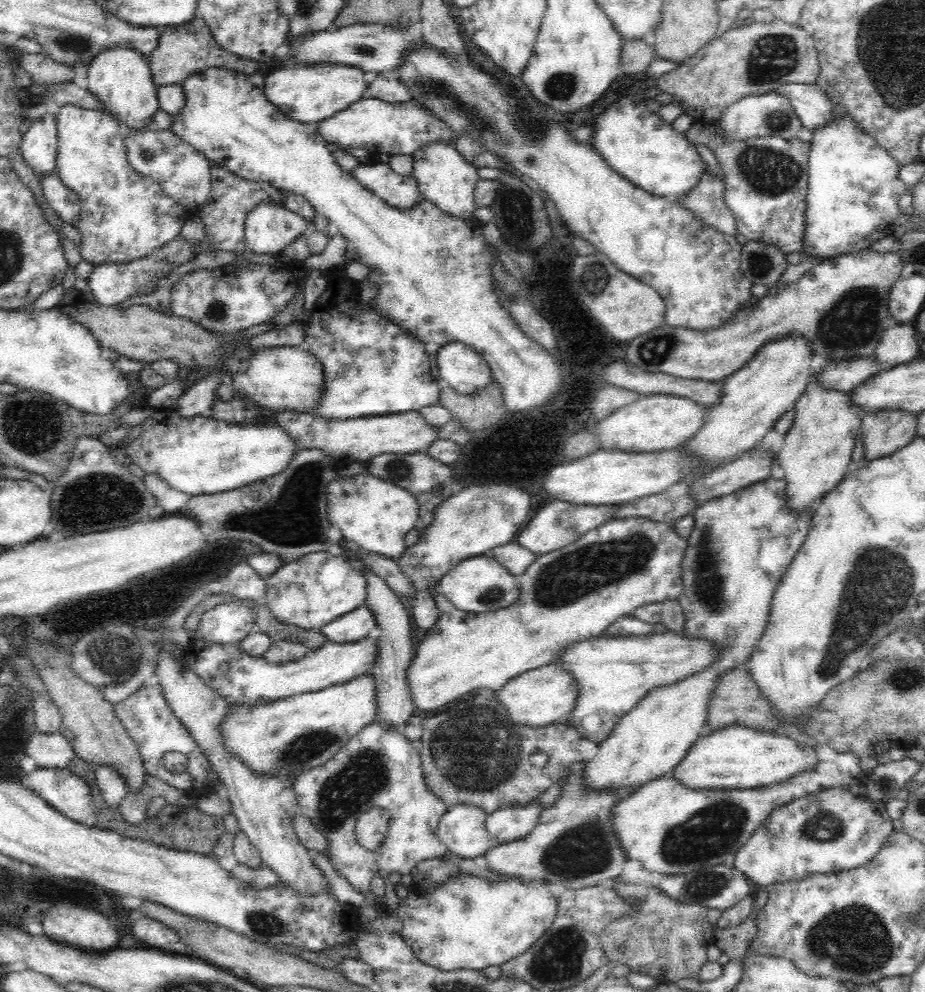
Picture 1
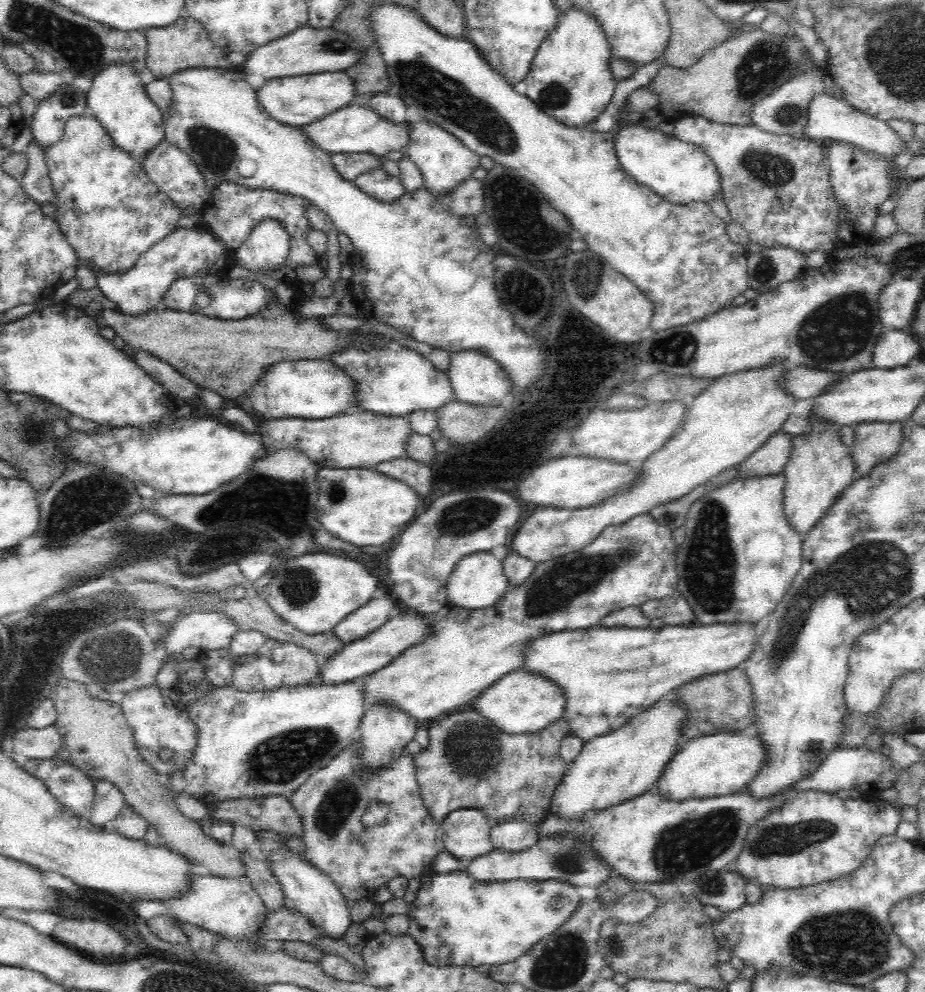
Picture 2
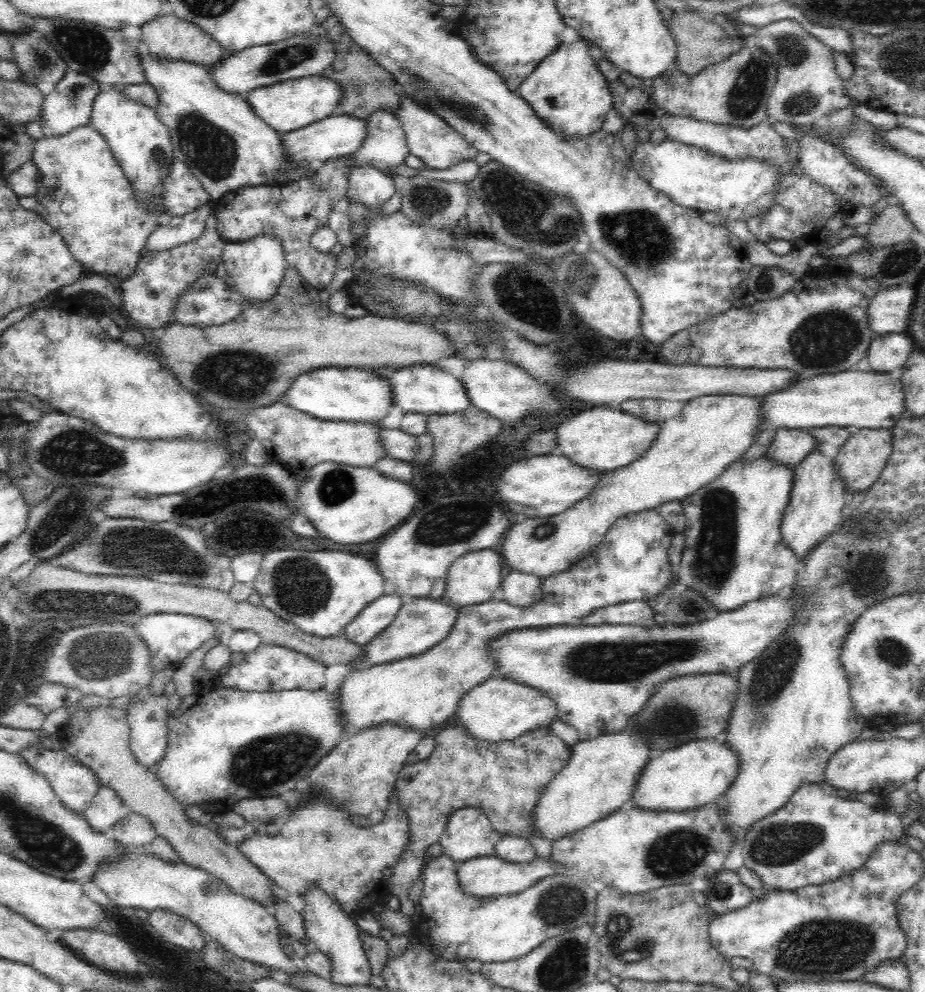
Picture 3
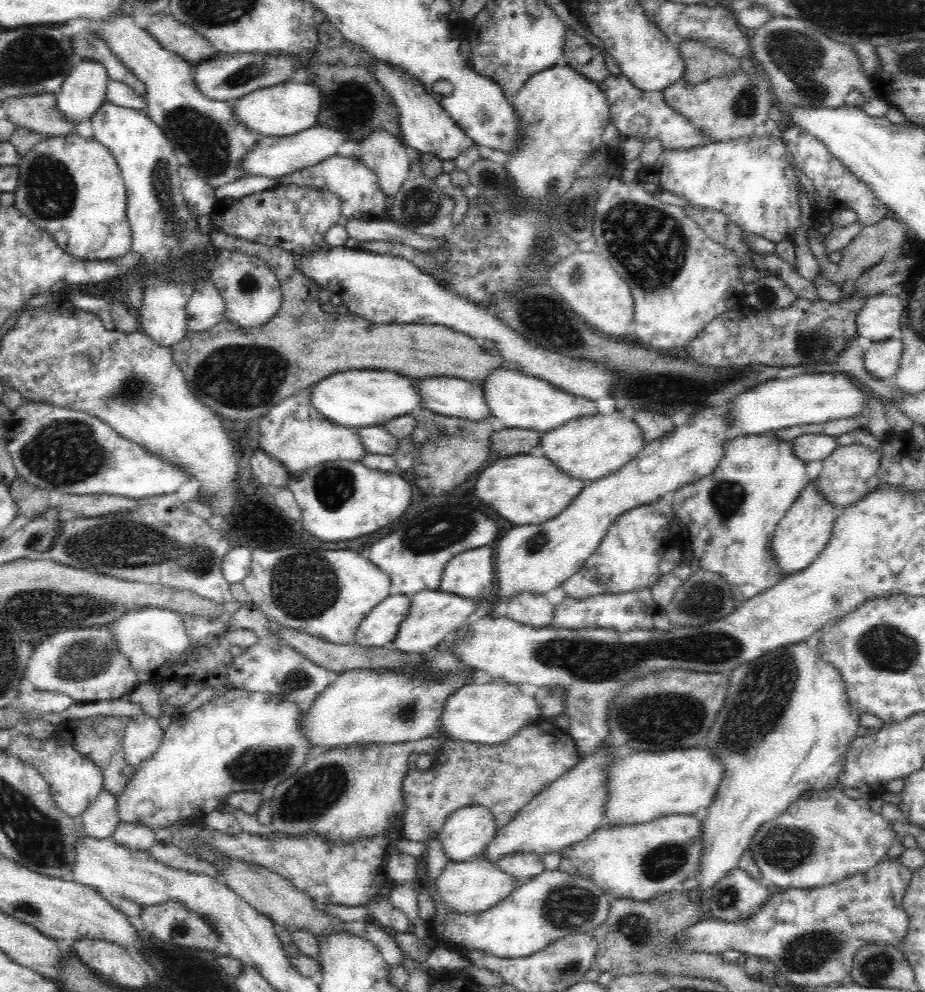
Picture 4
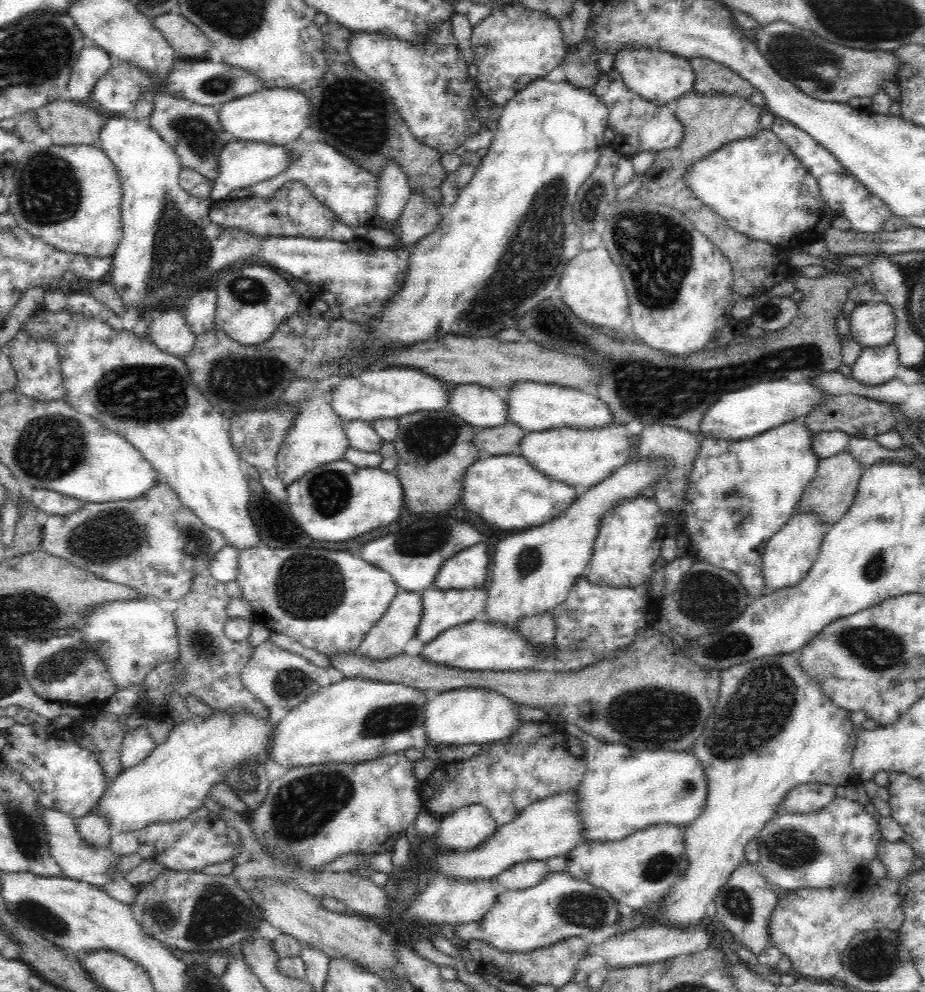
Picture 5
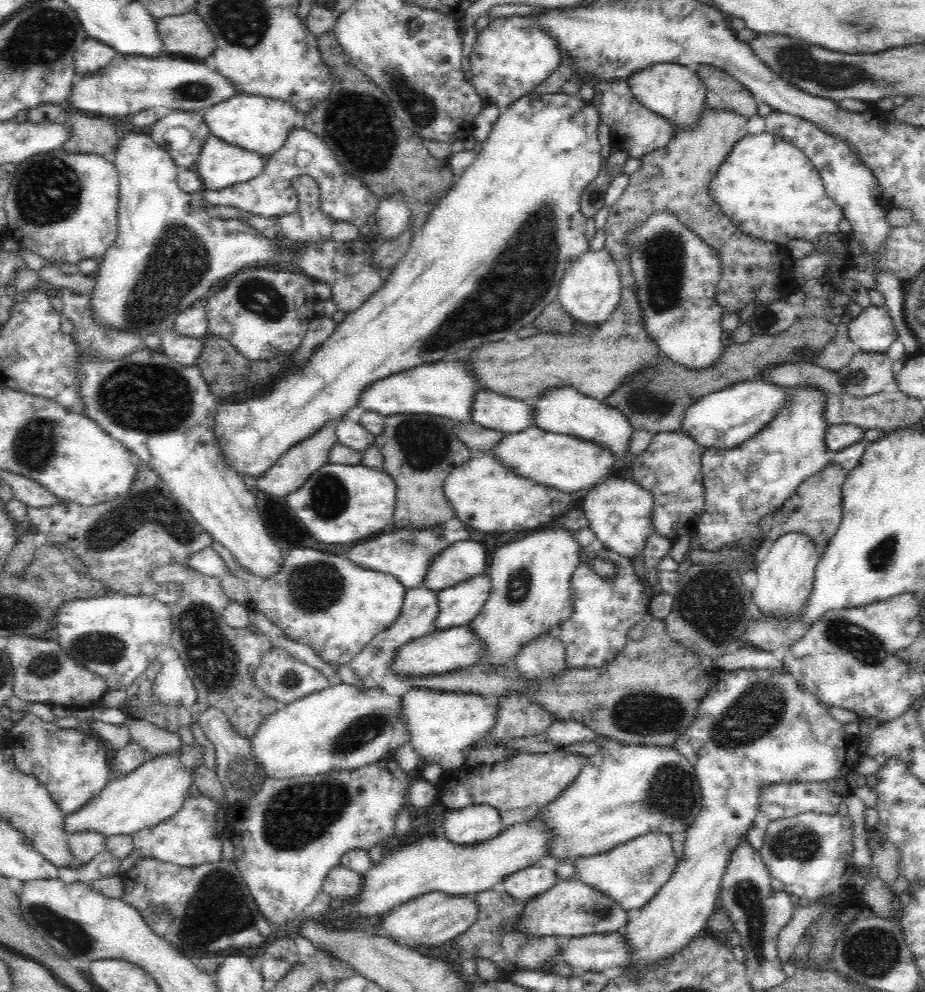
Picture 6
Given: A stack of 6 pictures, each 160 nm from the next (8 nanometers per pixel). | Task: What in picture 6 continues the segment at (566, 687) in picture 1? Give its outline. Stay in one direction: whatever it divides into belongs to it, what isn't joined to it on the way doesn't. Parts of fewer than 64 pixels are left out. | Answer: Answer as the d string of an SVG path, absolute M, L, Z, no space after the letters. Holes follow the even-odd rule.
M412 687L401 696L401 714L409 743L421 763L436 764L448 773L461 769L467 752L480 745L480 740L495 726L497 706L486 704L476 693Z

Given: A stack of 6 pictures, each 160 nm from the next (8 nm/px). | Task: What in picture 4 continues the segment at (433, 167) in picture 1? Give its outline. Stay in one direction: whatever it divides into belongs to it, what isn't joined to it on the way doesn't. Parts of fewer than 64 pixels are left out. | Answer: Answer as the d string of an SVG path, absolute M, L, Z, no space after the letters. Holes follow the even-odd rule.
M375 57L368 69L378 85L394 101L403 140L411 150L434 154L444 161L455 159L468 147L474 146L474 141L452 120L444 107L426 92L424 85L413 74Z

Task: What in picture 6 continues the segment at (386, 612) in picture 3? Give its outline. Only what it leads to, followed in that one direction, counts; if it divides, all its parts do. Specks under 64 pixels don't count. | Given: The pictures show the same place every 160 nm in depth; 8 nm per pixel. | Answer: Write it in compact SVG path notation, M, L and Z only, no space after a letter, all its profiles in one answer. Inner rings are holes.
M425 586L407 589L404 604L396 622L384 630L384 632L372 638L368 646L356 653L356 656L350 662L349 666L354 671L354 675L360 678L360 680L364 680L368 686L380 686L382 678L384 678L384 674L386 674L386 670L388 670L388 666L392 662L394 652L400 646L404 646L404 644L408 644L408 642L412 642L416 638L422 638L425 634L436 630L437 616L440 612L438 593L439 591L430 590Z

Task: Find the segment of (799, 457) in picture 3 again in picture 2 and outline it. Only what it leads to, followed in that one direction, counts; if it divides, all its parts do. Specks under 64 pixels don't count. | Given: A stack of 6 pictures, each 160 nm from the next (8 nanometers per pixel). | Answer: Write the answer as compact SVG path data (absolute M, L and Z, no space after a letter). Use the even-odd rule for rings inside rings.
M782 429L776 430L758 450L741 463L739 476L772 476L782 473L792 454L793 438L794 436L786 434Z

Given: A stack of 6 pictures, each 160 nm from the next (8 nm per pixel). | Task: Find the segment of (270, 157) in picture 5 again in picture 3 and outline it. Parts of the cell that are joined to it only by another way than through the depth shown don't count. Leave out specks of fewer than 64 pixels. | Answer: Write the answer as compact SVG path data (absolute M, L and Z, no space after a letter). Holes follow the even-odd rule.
M329 116L322 122L313 122L300 130L280 135L286 163L294 165L306 163L314 170L327 160L343 158L356 152L362 146L364 138L366 138L366 121L354 116Z

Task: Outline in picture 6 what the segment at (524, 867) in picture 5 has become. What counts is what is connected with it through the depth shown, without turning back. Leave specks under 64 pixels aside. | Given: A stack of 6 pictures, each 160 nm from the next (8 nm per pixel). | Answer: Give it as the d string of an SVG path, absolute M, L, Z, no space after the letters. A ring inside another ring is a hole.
M528 867L504 880L504 890L516 903L525 904L550 890L559 880L555 871L546 867Z

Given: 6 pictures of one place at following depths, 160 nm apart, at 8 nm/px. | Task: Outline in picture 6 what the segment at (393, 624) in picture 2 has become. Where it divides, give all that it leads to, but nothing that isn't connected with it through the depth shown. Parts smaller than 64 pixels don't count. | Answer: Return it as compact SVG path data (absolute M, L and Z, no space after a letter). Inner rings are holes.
M484 572L439 591L440 612L435 628L468 625L468 622L480 614L490 591L491 578Z

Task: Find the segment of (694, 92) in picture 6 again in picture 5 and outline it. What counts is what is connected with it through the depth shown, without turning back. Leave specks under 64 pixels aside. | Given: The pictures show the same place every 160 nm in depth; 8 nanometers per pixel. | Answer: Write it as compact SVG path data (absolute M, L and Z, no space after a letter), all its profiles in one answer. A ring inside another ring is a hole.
M624 49L614 60L614 69L621 74L632 93L658 106L672 107L679 98L695 90L695 72L689 61L658 49Z

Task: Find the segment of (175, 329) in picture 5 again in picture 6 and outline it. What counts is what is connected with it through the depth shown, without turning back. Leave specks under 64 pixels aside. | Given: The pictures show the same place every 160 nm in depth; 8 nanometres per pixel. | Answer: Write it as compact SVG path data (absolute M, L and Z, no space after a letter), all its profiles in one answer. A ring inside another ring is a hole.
M173 328L165 330L161 336L160 352L182 366L194 366L202 354L204 339L178 335Z

